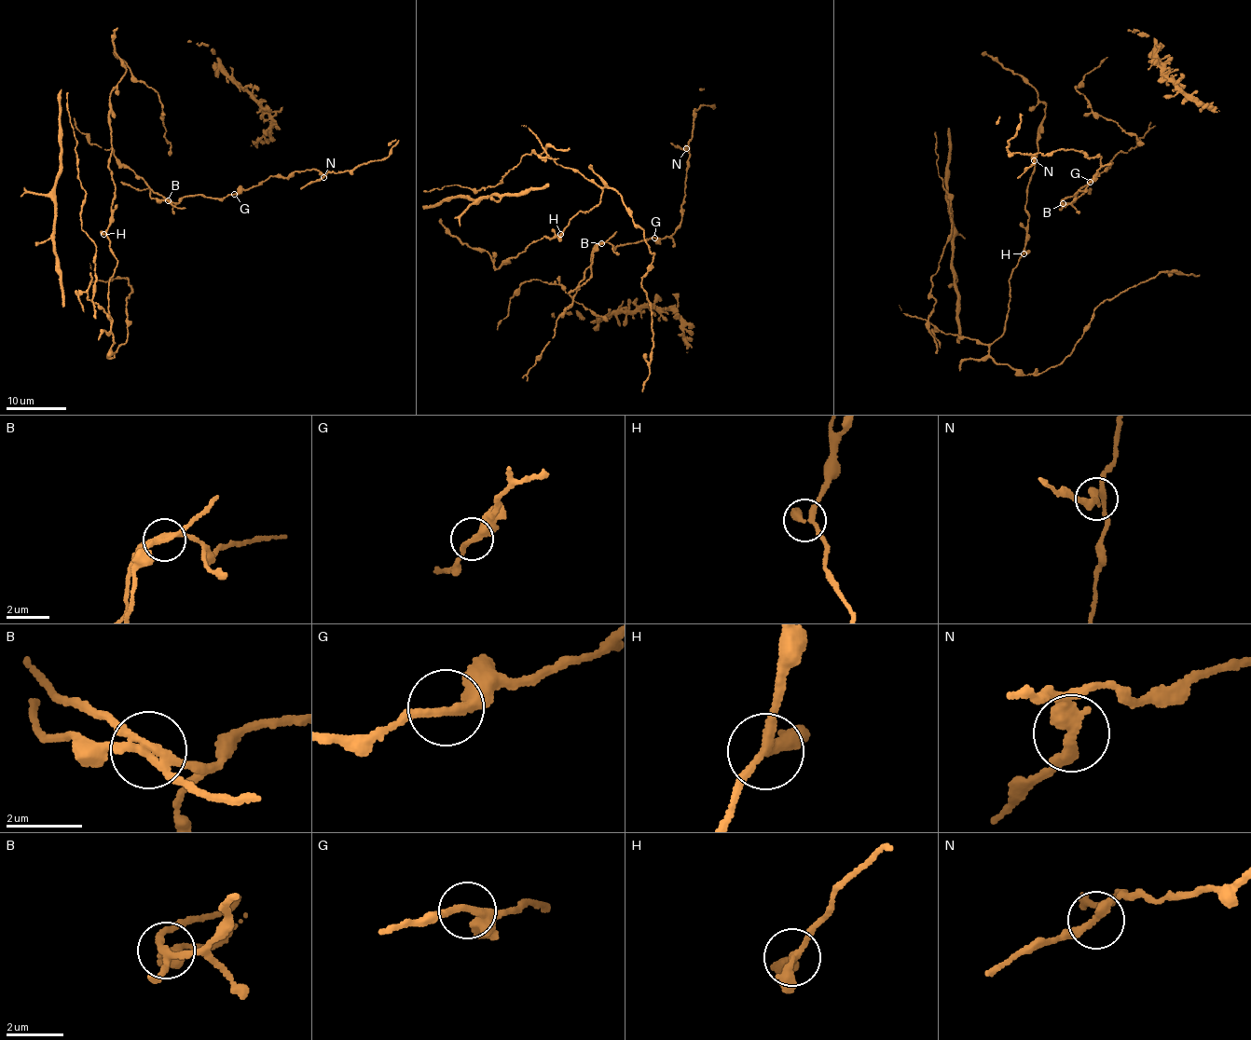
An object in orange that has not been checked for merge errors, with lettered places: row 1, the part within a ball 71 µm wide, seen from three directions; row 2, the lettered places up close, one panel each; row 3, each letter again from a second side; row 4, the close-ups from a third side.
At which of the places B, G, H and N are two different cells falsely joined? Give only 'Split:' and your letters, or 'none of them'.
Split: B, N

